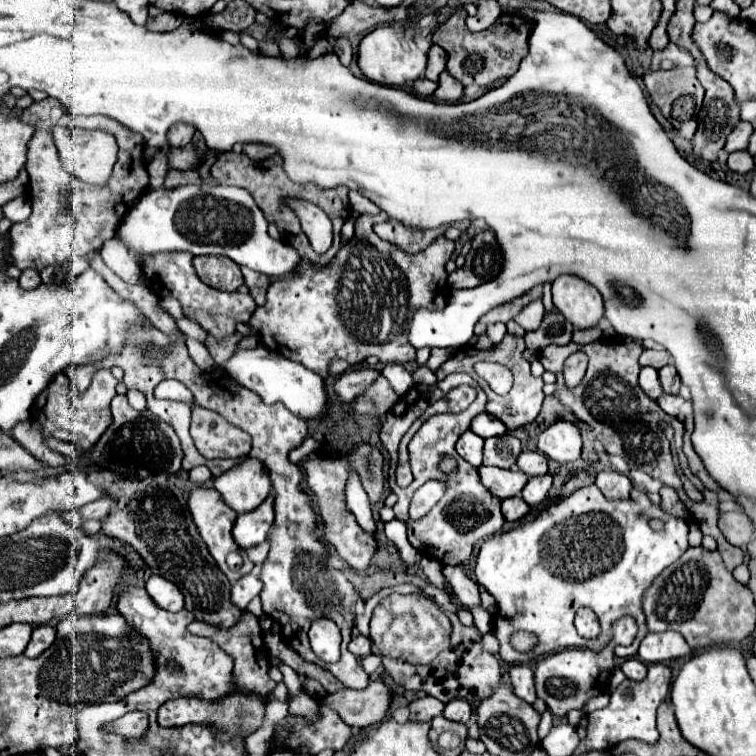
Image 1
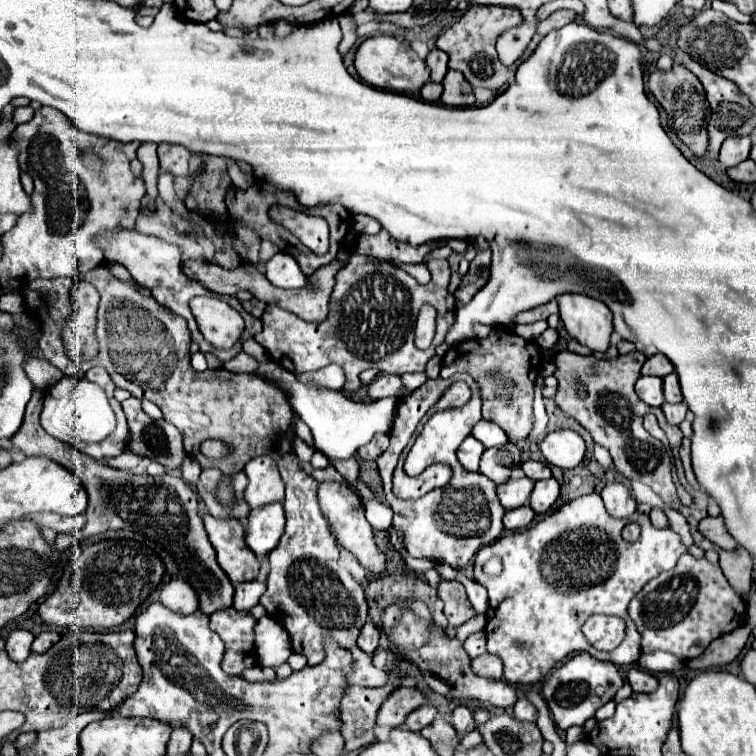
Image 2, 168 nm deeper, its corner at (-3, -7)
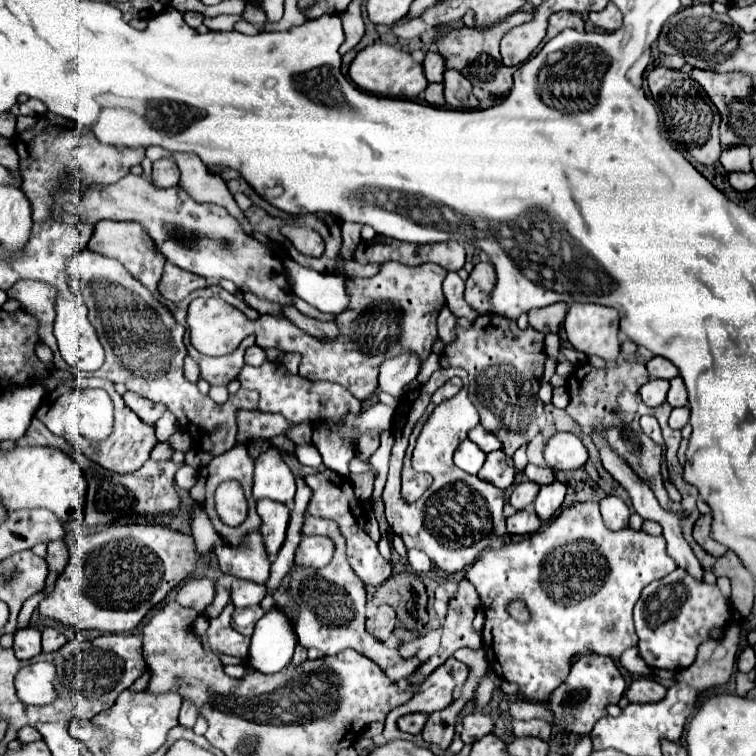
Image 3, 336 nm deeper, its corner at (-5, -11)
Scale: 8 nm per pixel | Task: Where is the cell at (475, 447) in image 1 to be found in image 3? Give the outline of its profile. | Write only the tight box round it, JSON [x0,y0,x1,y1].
[455,440,485,474]

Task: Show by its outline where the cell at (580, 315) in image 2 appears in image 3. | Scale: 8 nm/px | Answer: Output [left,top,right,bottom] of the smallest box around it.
[565,304,619,362]

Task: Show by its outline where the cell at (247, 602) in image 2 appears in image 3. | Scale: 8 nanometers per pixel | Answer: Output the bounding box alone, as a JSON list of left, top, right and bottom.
[231,580,267,608]

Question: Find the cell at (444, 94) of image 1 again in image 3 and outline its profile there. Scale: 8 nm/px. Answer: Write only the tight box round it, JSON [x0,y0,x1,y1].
[445,70,477,110]

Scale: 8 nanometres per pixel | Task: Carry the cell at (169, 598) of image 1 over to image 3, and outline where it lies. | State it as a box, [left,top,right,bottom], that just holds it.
[175,578,215,612]

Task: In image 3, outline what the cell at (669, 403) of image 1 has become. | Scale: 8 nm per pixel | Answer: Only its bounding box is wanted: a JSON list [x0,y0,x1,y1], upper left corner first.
[669,406,689,430]

